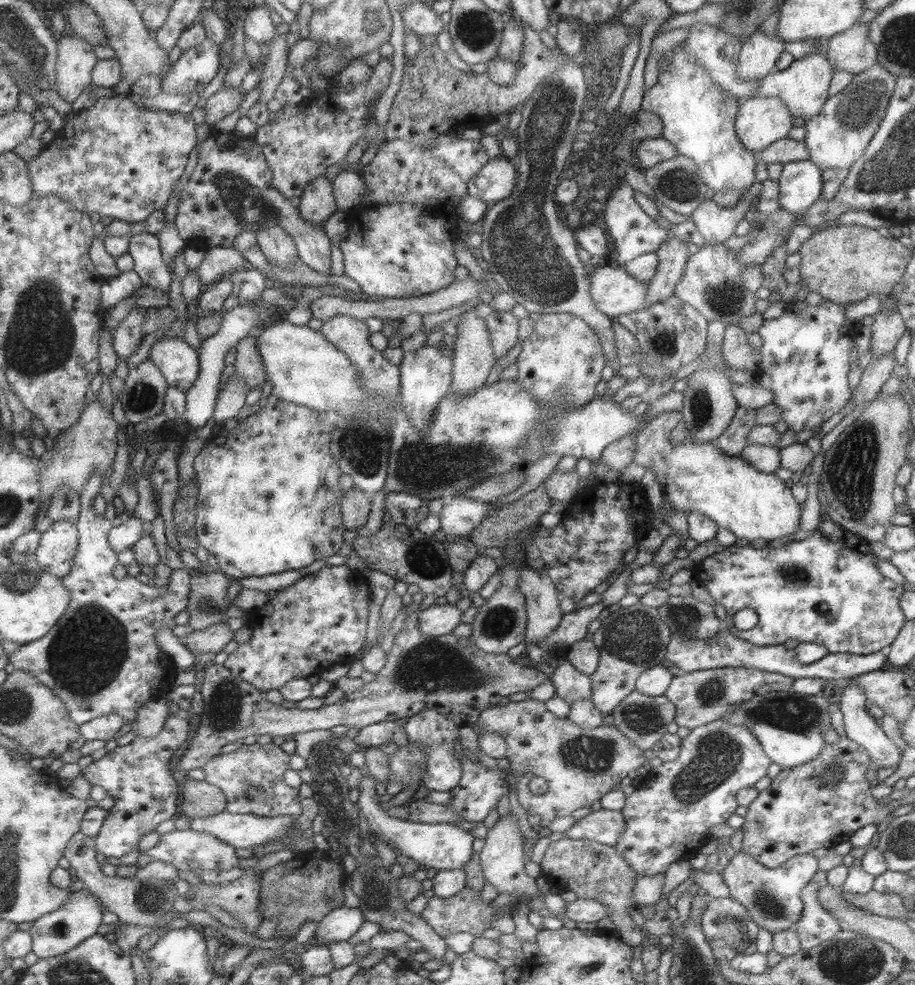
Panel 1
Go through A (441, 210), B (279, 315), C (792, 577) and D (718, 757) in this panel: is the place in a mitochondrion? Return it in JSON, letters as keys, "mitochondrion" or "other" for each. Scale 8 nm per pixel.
{"A":"other","B":"other","C":"mitochondrion","D":"mitochondrion"}

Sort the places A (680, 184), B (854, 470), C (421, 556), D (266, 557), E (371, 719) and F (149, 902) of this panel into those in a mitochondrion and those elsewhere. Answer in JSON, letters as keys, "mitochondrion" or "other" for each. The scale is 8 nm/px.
{"A":"mitochondrion","B":"mitochondrion","C":"mitochondrion","D":"other","E":"other","F":"mitochondrion"}

